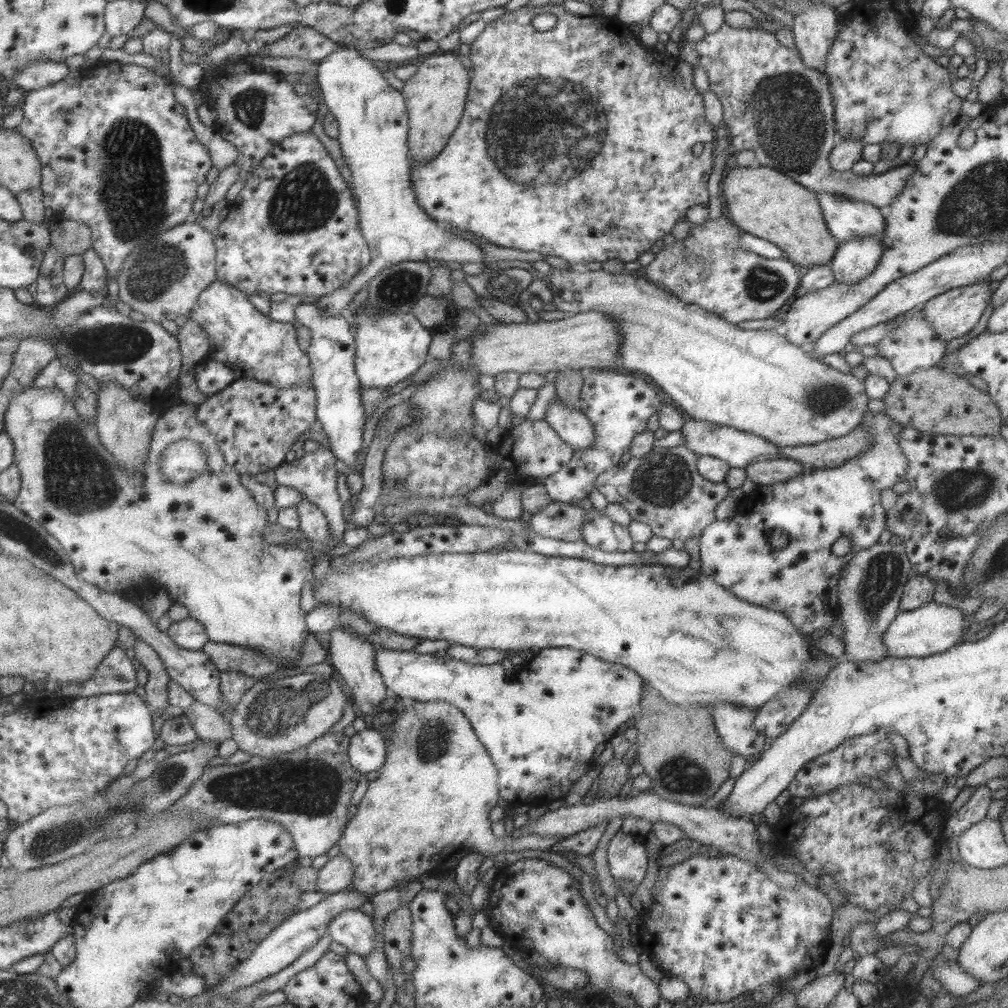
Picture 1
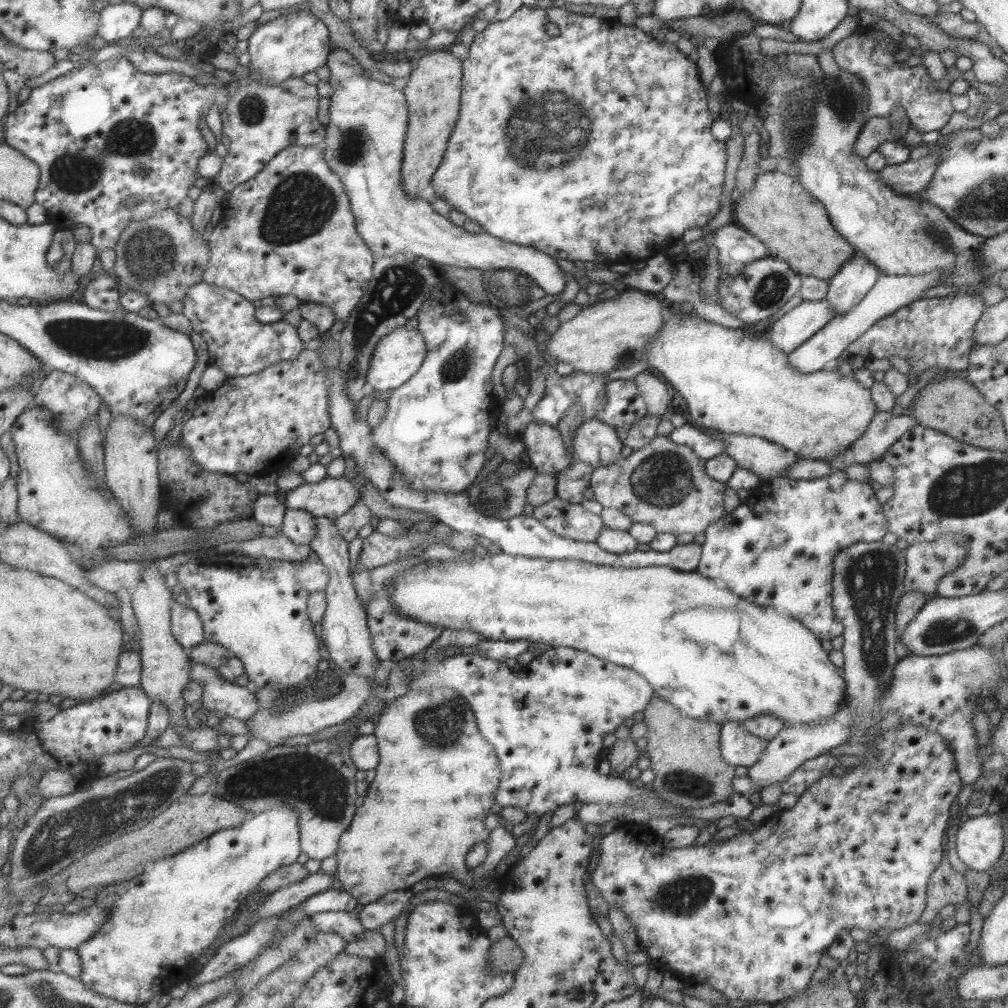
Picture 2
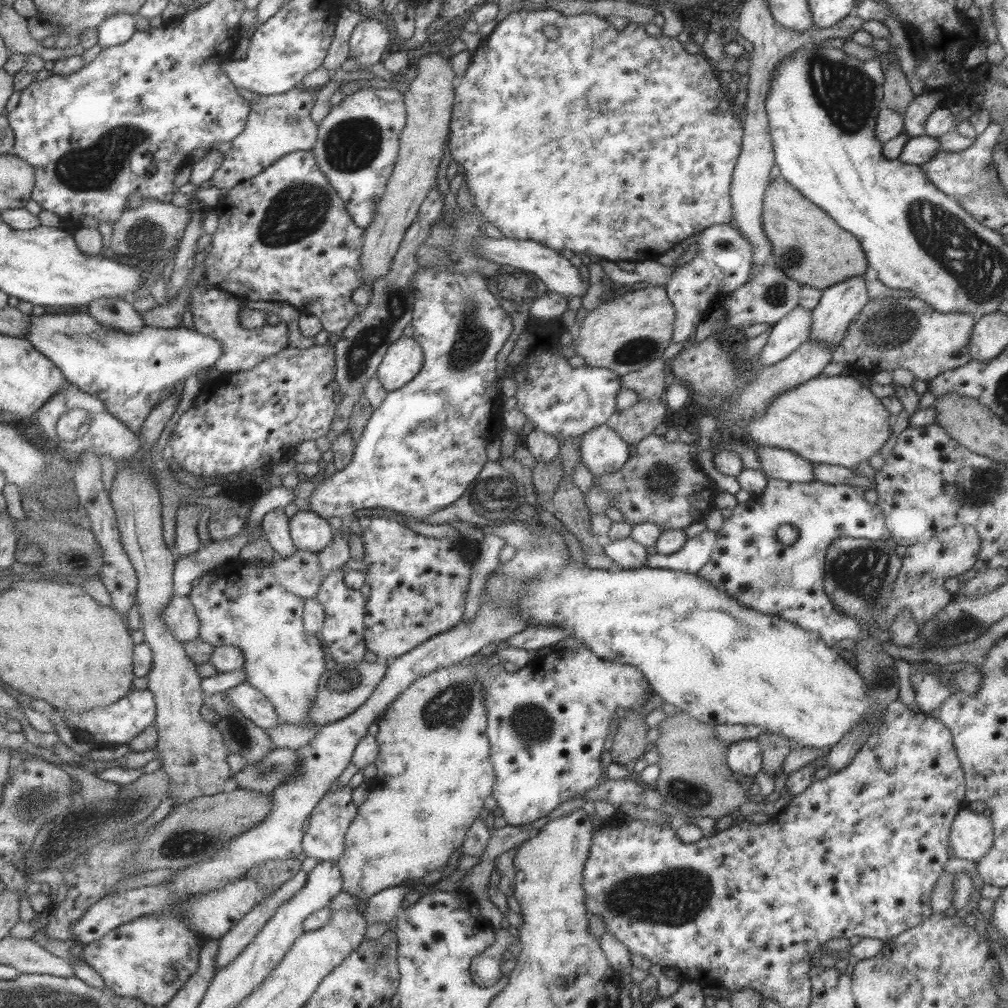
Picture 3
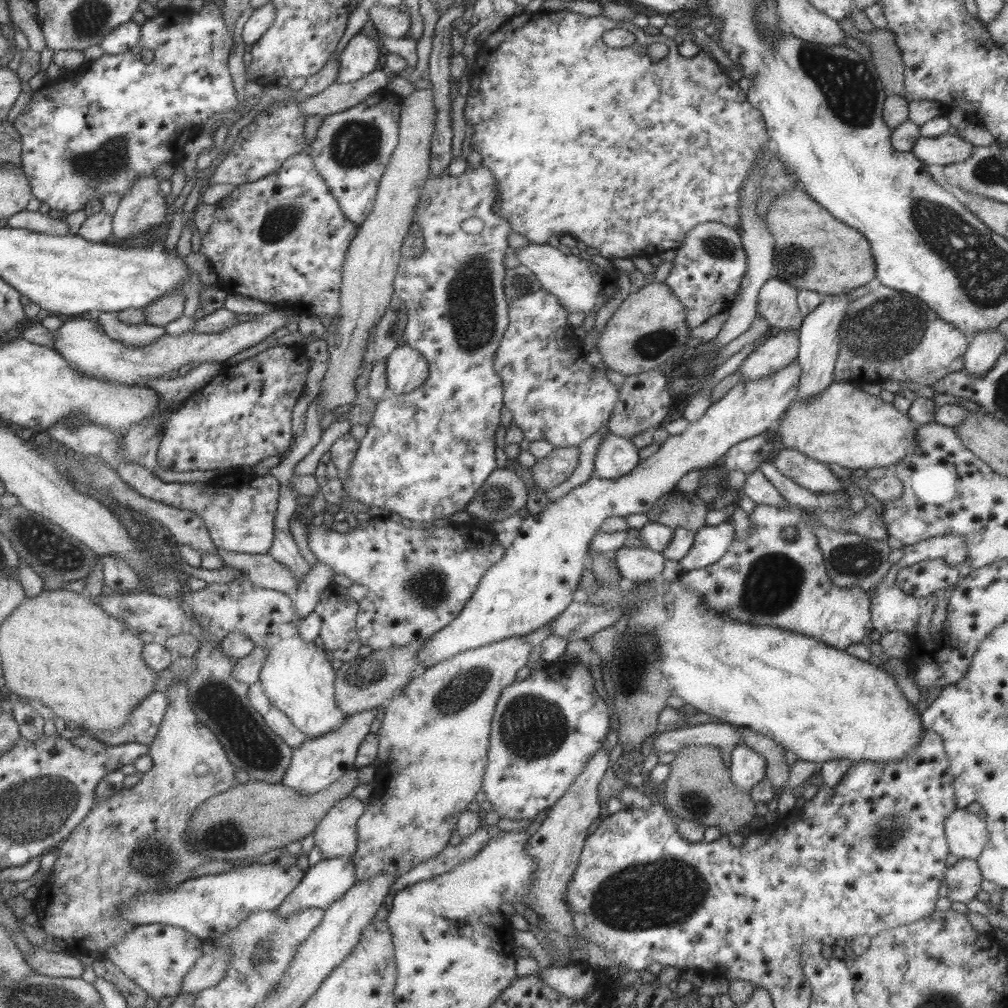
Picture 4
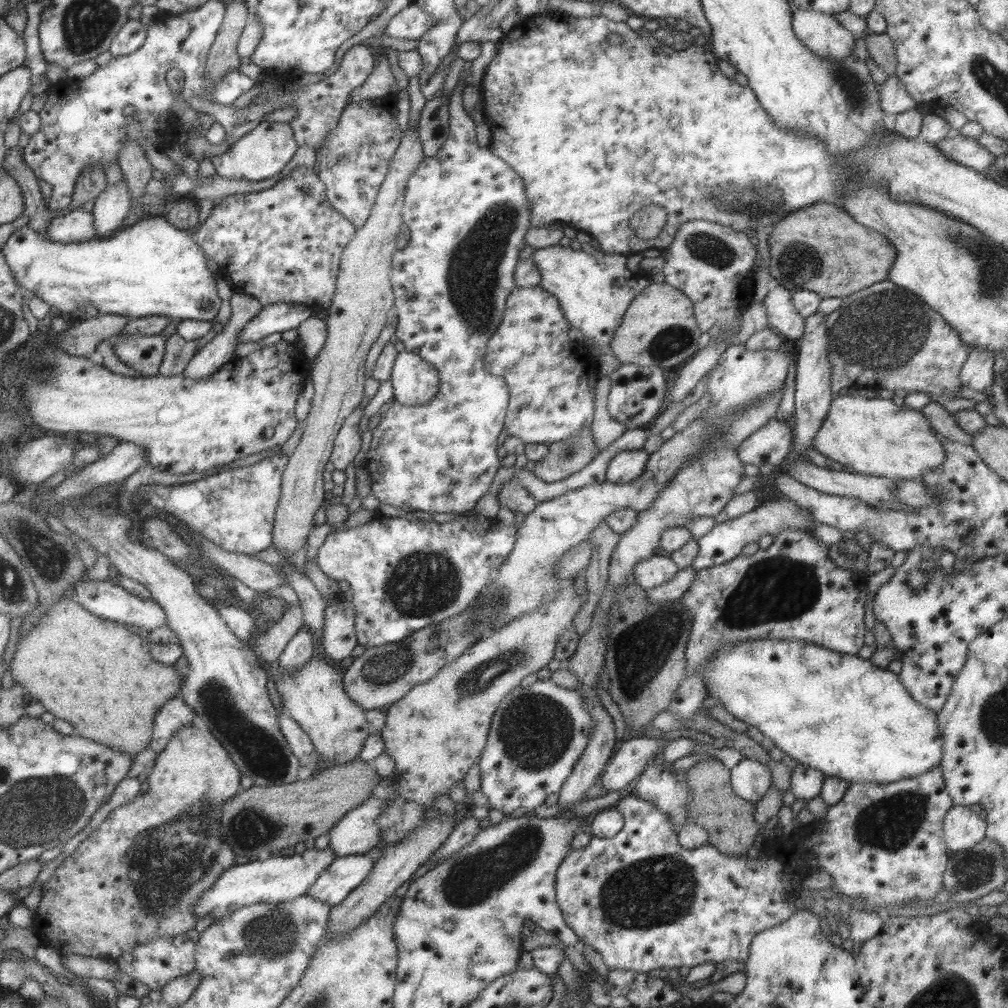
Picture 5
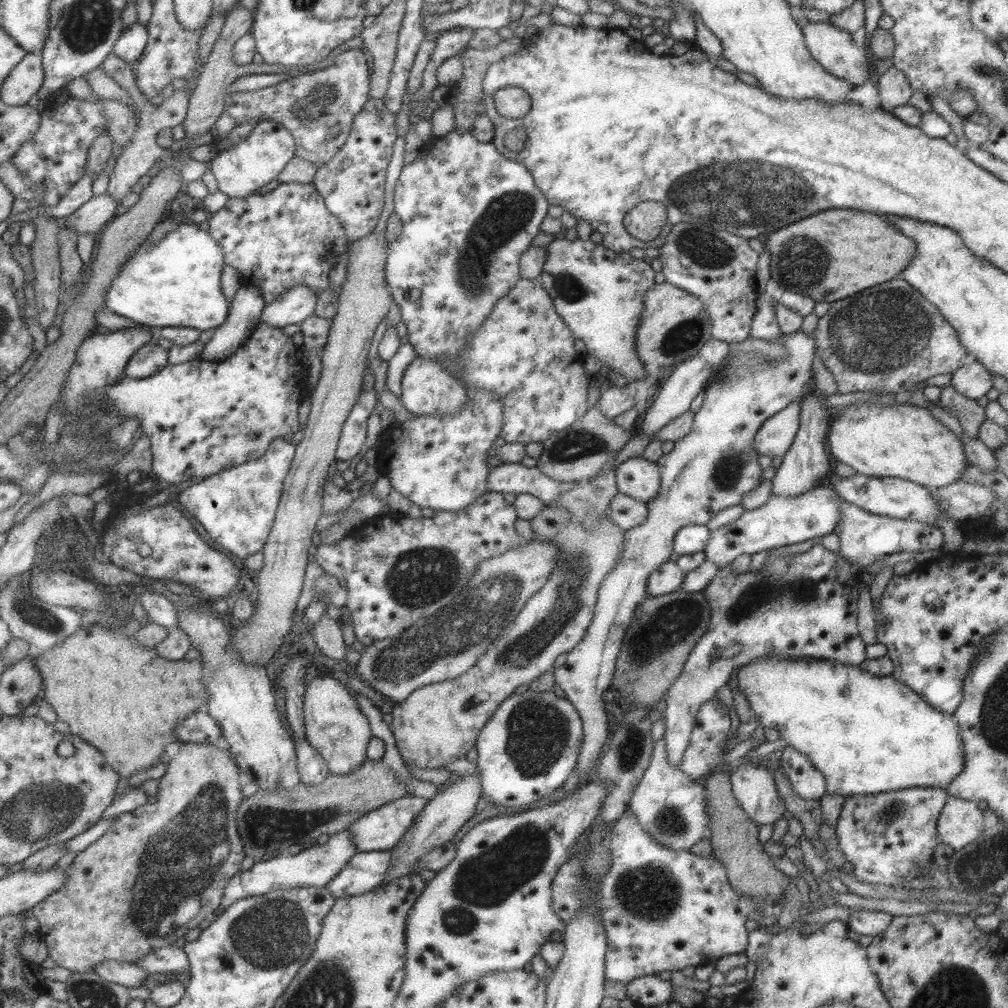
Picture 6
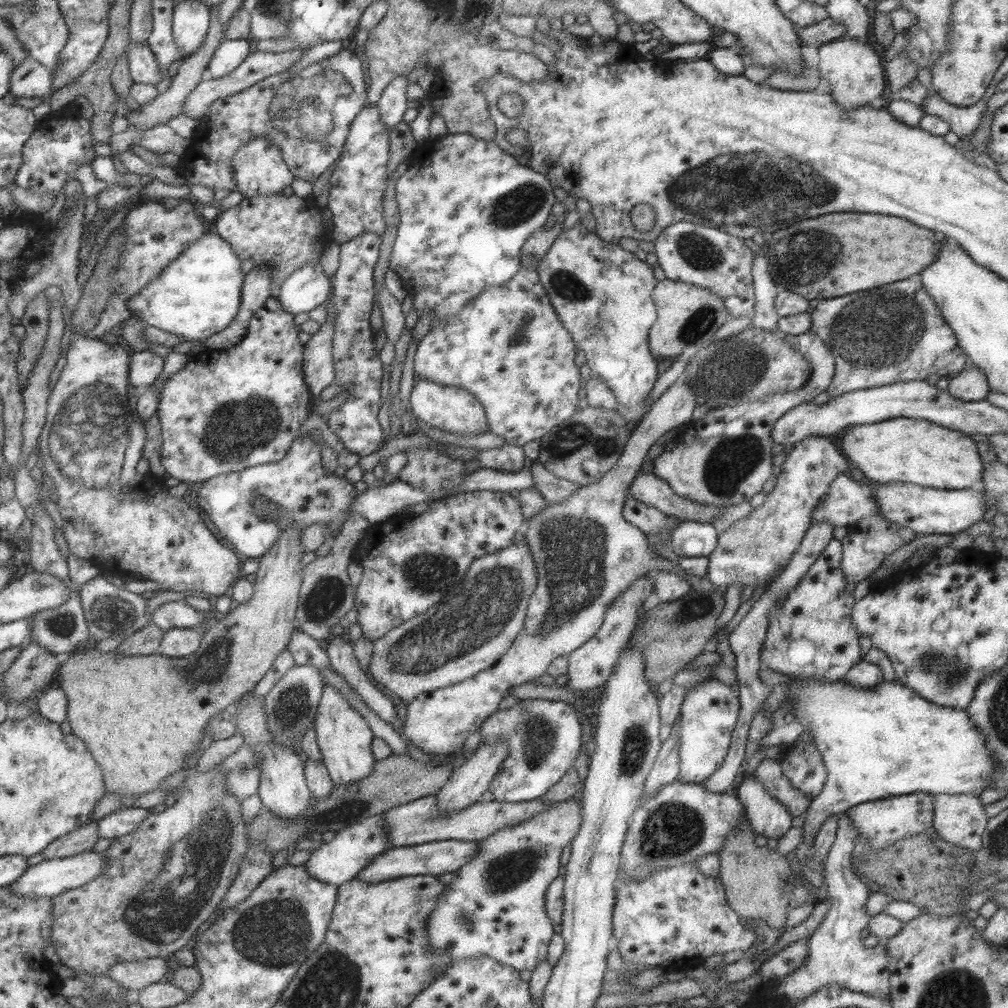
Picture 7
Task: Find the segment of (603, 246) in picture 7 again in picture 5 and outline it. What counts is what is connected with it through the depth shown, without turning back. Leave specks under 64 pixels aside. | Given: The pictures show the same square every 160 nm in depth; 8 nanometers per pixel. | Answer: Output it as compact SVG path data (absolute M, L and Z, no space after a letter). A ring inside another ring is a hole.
M551 245L535 249L531 259L541 276L538 285L556 298L560 310L570 326L580 330L585 336L585 340L591 340L593 345L589 349L595 356L607 351L613 331L615 327L618 327L623 313L631 304L631 300L651 283L651 274L648 270L638 267L638 270L631 272L626 267L626 255L605 254L600 248L595 249L592 254L587 254L582 250L573 250L570 246Z

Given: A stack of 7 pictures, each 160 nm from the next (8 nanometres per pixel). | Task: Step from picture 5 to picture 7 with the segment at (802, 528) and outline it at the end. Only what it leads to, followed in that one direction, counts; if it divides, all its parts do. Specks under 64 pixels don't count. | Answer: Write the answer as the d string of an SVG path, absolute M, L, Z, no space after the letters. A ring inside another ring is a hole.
M839 473L826 488L826 493L811 512L811 524L827 523L831 527L859 522L861 518L883 518L870 490L872 483L865 485L851 479L848 473Z

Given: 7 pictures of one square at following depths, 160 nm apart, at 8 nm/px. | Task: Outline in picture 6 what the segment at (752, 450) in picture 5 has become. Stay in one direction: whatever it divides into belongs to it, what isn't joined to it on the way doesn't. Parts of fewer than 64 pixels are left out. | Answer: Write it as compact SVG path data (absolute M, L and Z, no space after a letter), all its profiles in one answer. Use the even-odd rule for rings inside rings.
M798 400L791 401L764 420L754 436L754 448L759 456L783 456L789 450L798 427L798 412Z

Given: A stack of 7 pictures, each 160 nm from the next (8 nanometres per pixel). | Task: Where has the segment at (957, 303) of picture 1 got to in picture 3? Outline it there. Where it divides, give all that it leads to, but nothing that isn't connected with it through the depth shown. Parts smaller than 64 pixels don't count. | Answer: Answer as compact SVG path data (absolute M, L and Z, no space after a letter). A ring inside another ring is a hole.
M919 298L871 299L848 325L845 336L832 351L831 362L842 362L868 376L881 370L904 368L926 383L938 374L957 368L970 359L973 315L937 312Z

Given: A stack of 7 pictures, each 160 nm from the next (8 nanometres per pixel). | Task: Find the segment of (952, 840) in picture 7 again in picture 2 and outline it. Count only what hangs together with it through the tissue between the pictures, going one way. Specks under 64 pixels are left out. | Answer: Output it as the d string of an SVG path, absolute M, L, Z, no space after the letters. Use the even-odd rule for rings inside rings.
M998 813L967 818L955 835L959 860L971 870L992 870L1003 850L1003 828Z

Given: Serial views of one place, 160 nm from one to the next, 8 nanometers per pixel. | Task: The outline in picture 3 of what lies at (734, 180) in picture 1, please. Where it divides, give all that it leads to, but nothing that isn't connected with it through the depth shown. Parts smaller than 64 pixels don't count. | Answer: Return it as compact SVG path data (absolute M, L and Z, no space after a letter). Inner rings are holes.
M776 178L768 182L762 200L761 226L762 233L767 237L772 250L773 264L800 284L823 290L852 276L863 275L867 270L867 259L857 238L839 228L837 223L822 211L822 208L815 206L783 179Z

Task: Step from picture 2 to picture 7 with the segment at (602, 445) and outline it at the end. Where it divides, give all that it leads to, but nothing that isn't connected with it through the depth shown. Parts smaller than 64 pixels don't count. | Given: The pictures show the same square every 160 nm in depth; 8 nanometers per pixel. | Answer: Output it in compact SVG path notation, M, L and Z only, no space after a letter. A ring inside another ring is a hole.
M637 471L628 494L647 506L659 510L676 522L695 521L713 524L723 506L705 506L677 496L669 485L653 472Z

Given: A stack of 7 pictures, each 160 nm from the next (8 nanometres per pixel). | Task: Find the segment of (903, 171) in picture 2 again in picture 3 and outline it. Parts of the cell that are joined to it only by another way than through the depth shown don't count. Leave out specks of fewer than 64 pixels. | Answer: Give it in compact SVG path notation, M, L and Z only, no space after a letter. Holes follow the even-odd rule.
M989 123L986 129L974 138L973 144L964 150L951 152L940 149L933 153L929 162L921 164L926 179L933 183L937 190L953 198L974 196L974 192L981 187L1002 192L991 154L991 148L1001 139L1001 134L1002 128L997 123Z

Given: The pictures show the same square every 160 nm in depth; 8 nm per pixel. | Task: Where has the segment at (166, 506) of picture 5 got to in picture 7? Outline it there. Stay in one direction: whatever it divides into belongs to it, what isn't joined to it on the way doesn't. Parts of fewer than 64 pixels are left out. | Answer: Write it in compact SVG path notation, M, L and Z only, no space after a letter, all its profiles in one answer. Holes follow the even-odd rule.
M307 432L295 437L283 458L275 462L204 480L197 491L197 506L242 559L265 554L273 542L277 542L280 524L288 520L301 524L301 529L315 523L327 523L327 538L335 538L341 532L341 524L347 520L347 510L357 491L344 476L324 472L320 462L319 447Z

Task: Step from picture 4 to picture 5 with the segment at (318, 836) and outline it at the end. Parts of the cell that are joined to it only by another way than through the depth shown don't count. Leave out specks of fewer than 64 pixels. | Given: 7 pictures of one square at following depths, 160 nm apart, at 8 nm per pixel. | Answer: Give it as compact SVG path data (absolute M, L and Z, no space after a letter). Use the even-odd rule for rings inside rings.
M371 796L348 810L326 833L327 848L333 856L364 854L378 843L376 816L386 807L385 801Z

